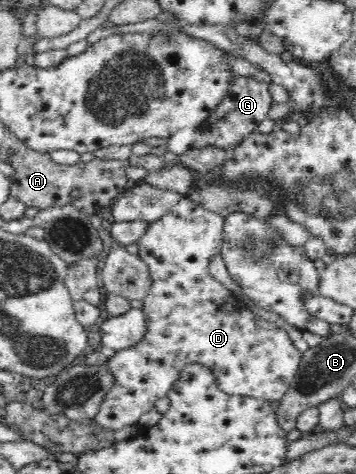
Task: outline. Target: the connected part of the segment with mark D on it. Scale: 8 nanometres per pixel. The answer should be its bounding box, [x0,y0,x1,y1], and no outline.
[94,196,302,430]

